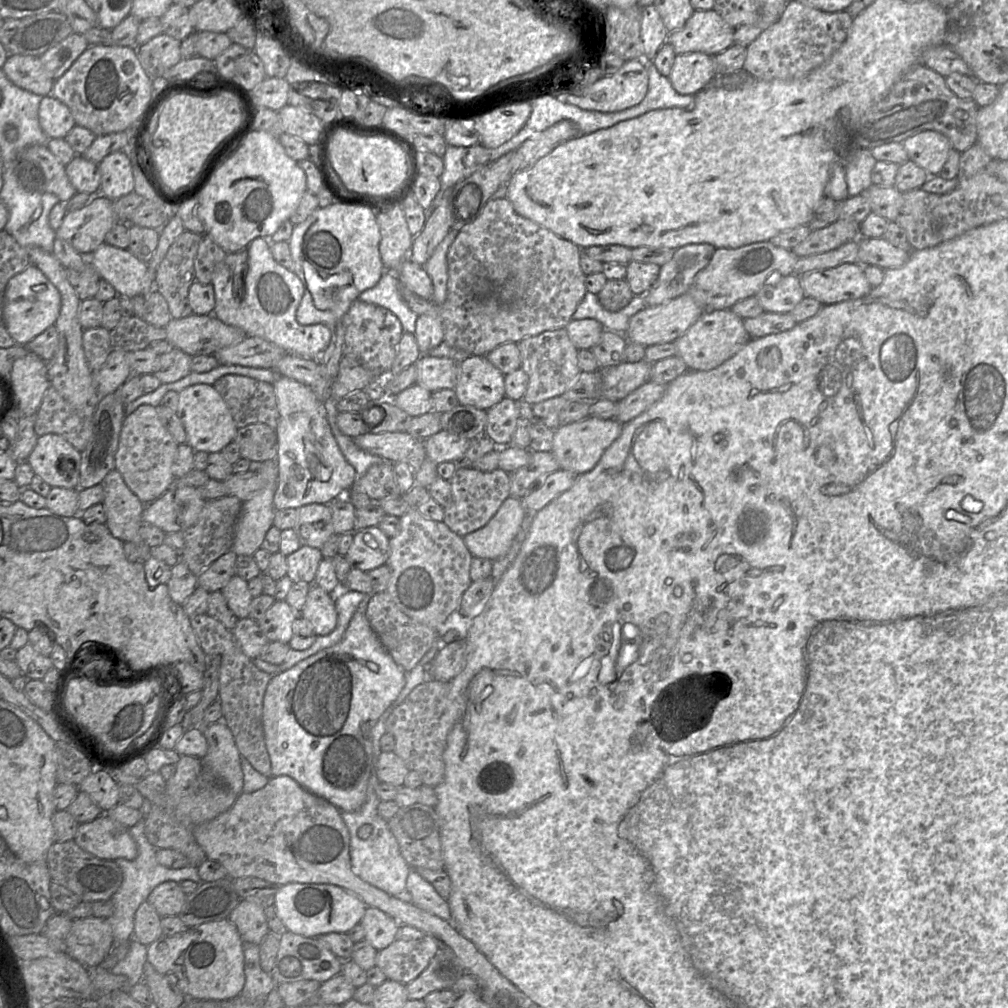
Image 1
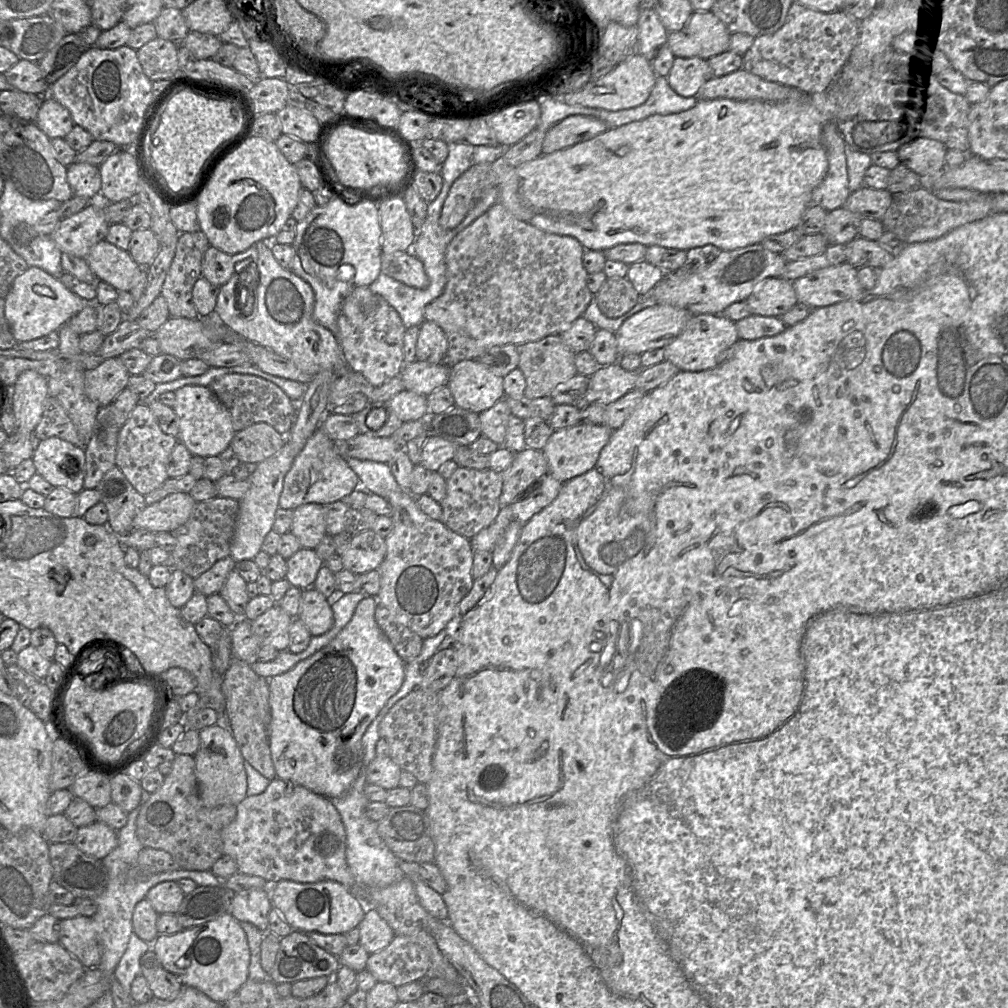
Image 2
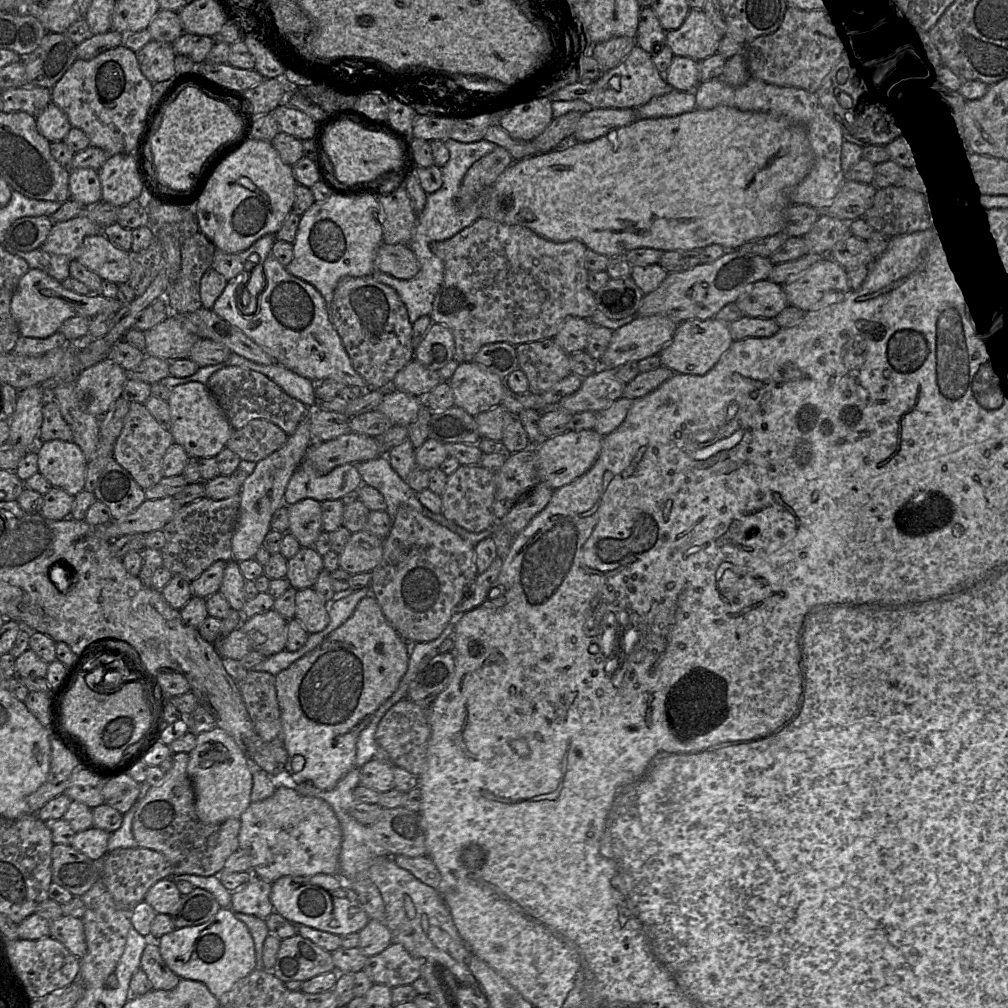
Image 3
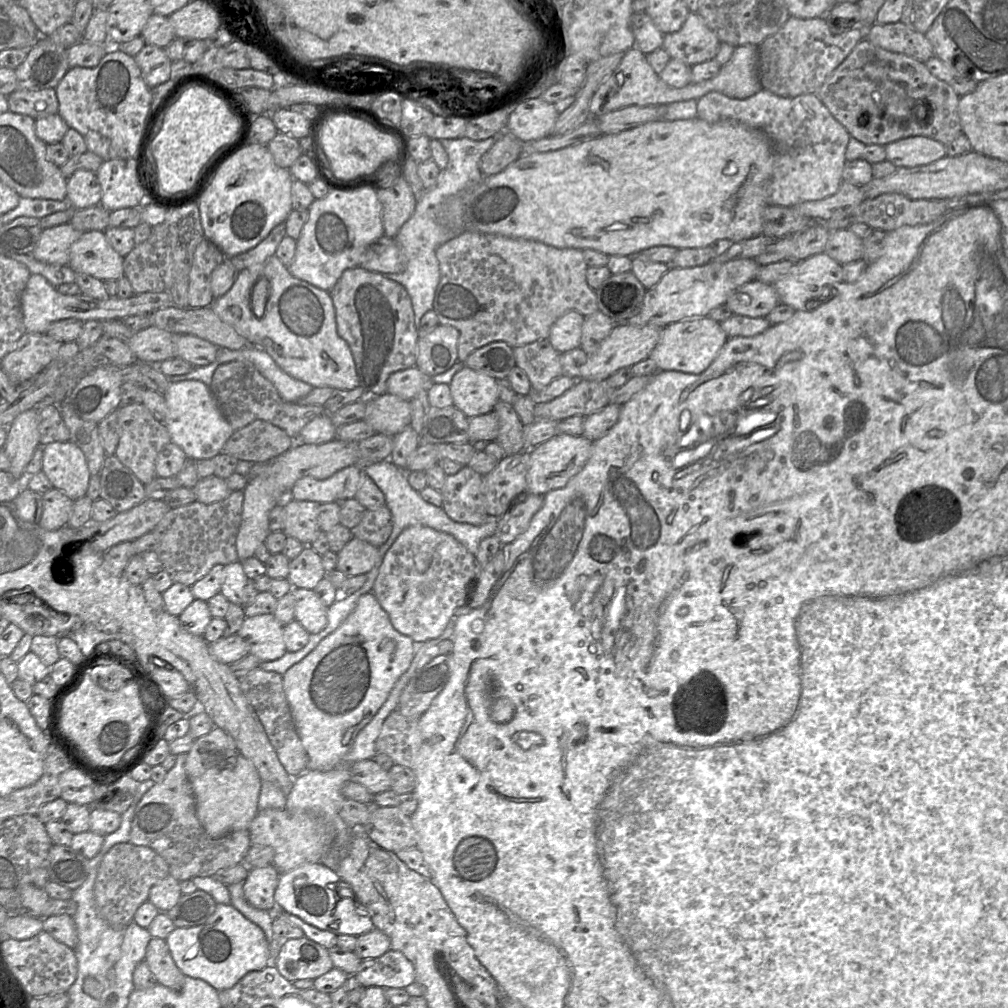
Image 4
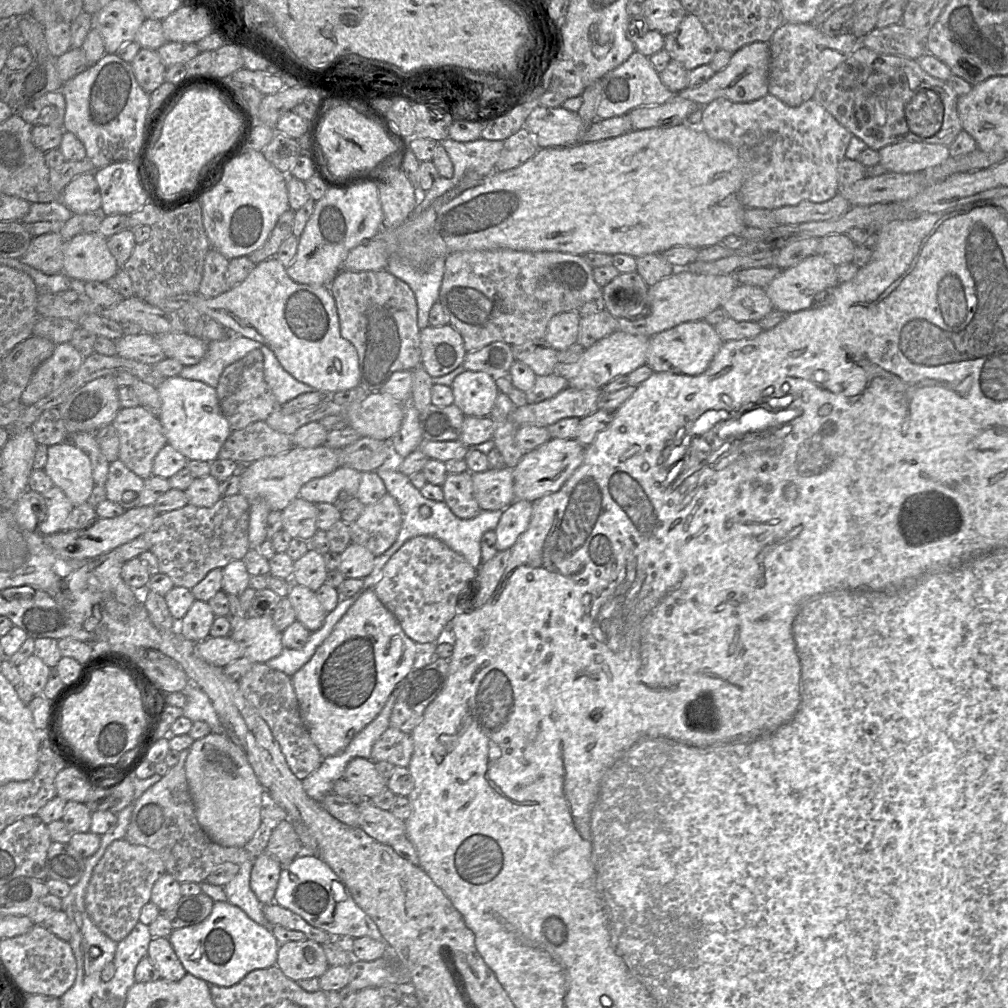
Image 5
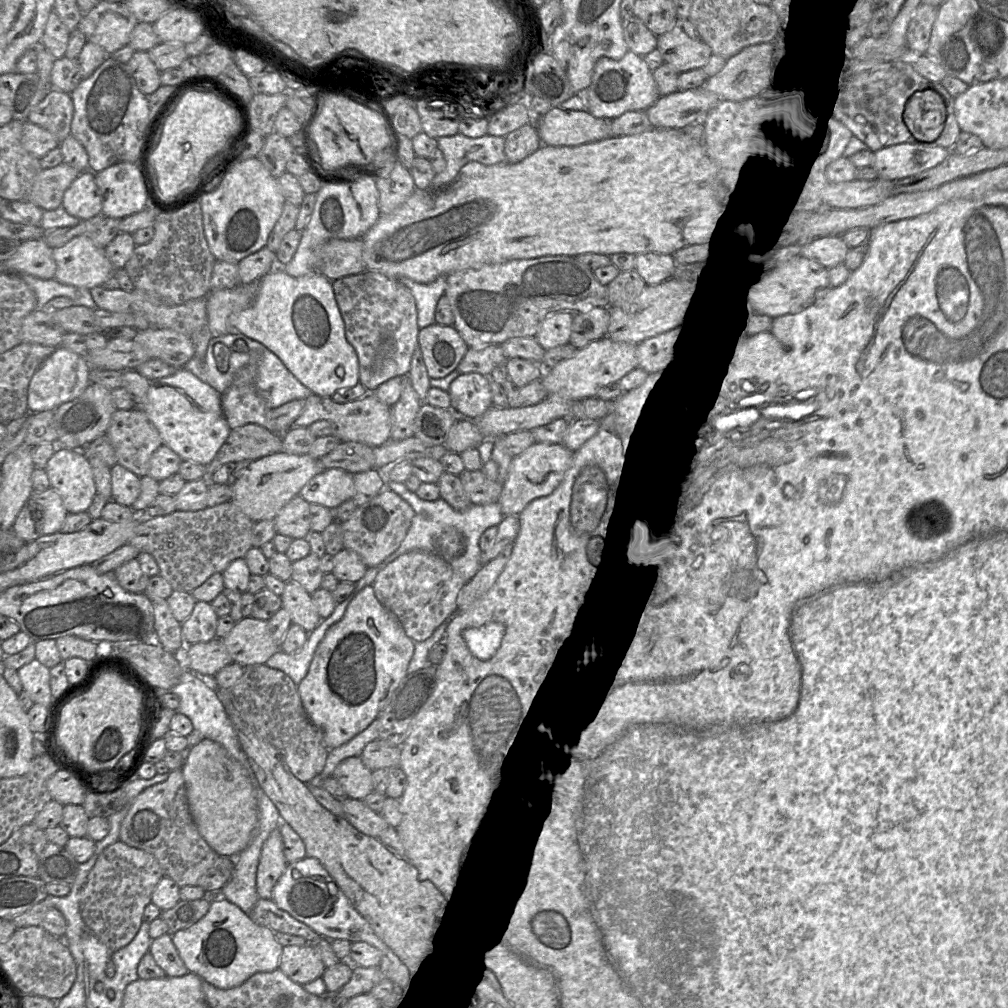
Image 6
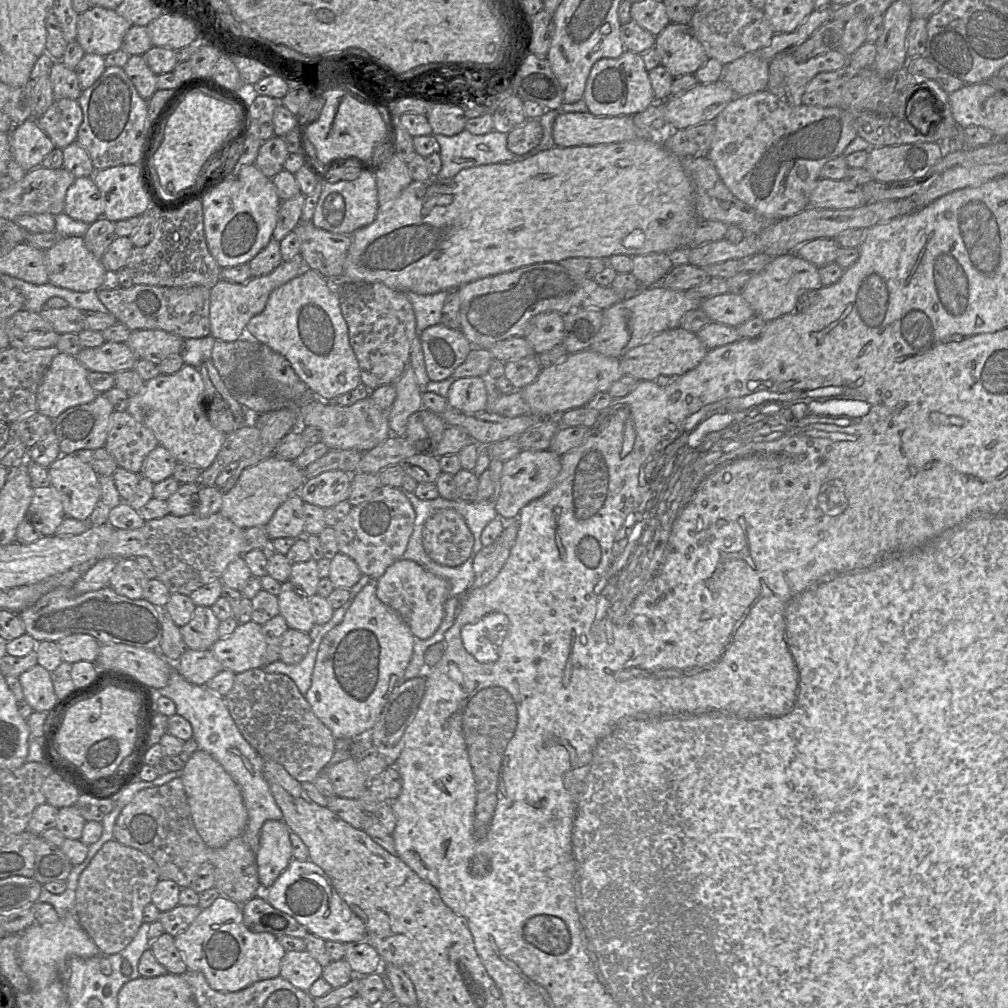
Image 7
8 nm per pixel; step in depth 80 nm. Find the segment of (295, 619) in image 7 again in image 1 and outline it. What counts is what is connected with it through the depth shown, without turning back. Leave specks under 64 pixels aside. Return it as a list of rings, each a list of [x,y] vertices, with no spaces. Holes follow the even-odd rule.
[[[311,584],[299,616],[310,622],[317,636],[328,635],[337,626],[335,598],[335,595],[327,593],[316,584]]]

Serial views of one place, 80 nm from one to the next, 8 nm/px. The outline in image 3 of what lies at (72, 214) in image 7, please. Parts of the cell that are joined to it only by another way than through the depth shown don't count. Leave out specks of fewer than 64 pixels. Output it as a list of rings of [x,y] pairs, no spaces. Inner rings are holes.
[[[92,168],[70,169],[70,198],[84,207],[91,207],[102,201],[102,187],[98,171]]]

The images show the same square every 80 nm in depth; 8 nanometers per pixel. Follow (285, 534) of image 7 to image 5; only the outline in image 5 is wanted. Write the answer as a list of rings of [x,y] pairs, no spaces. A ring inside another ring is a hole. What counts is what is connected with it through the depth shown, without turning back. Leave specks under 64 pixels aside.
[[[301,497],[295,498],[282,511],[282,527],[291,538],[309,542],[318,530],[316,504]]]

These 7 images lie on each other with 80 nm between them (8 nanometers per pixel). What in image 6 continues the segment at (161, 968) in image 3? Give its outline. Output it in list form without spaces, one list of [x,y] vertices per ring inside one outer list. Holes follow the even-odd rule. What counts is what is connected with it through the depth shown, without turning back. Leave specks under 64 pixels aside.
[[[169,933],[152,939],[149,952],[166,976],[179,977],[187,974],[188,969],[181,959]]]

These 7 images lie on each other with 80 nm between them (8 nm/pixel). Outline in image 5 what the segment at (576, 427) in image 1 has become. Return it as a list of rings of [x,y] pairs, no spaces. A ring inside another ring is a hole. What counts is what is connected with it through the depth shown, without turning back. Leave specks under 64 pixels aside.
[[[551,438],[537,448],[525,453],[513,469],[515,500],[526,500],[533,503],[558,491],[583,462],[585,448],[575,438]]]

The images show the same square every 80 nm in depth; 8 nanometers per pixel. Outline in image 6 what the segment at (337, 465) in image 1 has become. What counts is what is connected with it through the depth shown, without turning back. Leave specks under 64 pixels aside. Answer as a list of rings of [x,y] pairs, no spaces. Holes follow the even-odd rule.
[[[331,468],[314,476],[301,489],[299,495],[309,504],[337,509],[345,501],[353,499],[354,494],[354,474]]]

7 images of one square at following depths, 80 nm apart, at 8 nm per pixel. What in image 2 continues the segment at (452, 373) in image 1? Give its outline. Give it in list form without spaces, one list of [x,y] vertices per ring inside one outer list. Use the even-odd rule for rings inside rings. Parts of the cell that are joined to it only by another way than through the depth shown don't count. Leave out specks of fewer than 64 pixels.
[[[415,360],[404,365],[400,373],[404,389],[427,396],[434,390],[447,385],[450,366],[444,363],[430,363]]]

